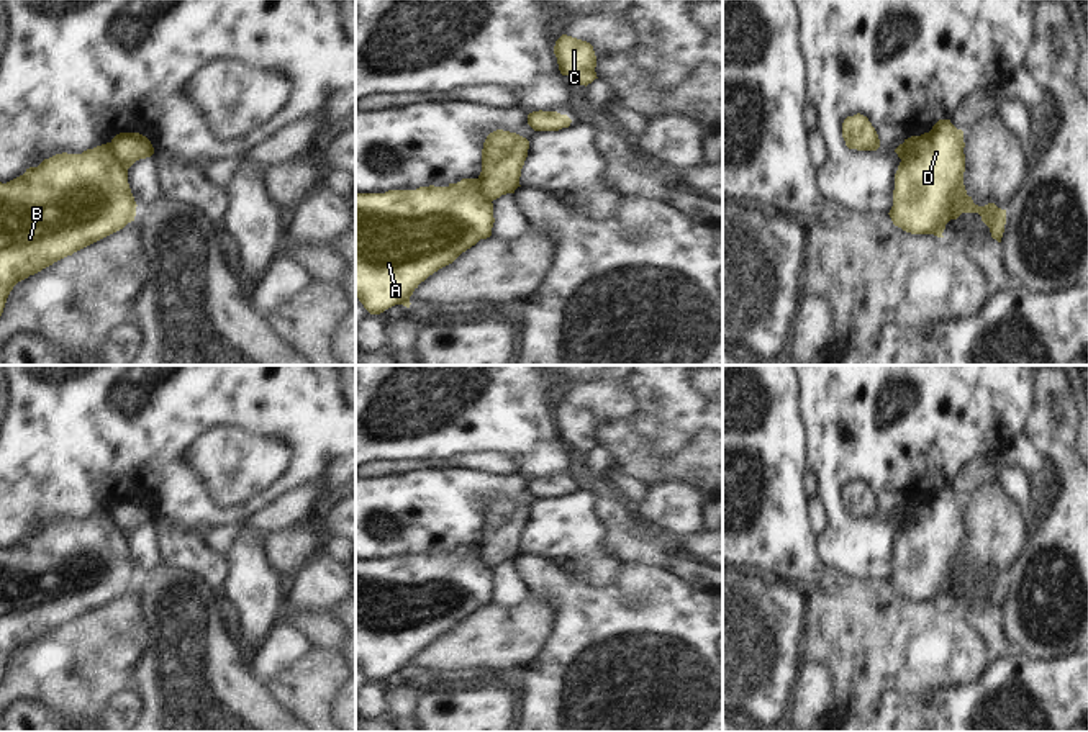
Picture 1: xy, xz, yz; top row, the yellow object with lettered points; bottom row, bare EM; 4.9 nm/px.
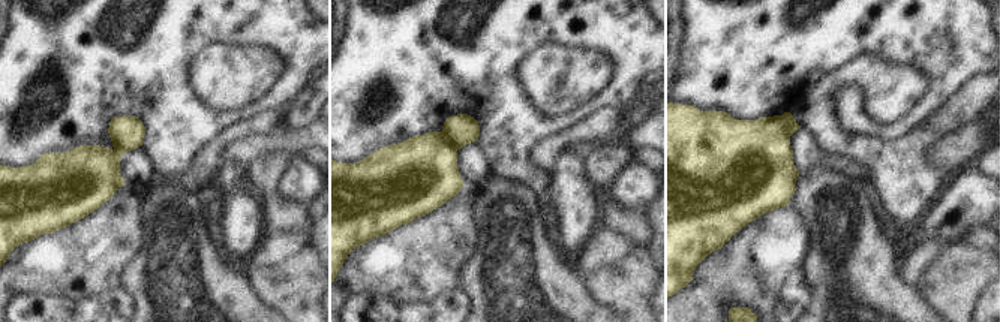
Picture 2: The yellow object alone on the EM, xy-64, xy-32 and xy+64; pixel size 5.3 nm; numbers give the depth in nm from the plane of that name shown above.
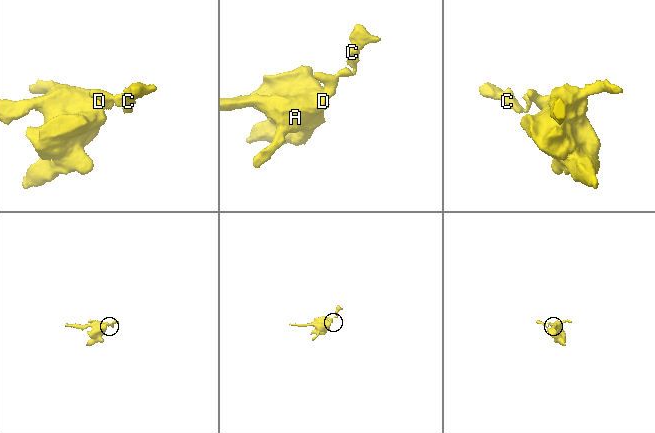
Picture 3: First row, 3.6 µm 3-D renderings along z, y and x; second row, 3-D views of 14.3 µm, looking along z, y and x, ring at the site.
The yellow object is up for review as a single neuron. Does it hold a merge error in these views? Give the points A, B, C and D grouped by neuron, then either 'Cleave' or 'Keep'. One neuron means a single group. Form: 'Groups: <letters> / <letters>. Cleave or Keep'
Groups: A B D / C. Cleave.

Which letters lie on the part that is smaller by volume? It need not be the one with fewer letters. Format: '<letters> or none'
C

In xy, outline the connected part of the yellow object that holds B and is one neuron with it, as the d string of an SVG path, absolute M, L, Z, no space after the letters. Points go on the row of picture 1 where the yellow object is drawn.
M110 142L82 154L56 154L16 178L0 182L0 316L18 282L123 229L134 221L136 206L128 170Z

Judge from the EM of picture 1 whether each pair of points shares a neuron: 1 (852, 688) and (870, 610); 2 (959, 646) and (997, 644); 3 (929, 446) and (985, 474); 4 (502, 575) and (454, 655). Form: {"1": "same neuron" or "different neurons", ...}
{"1": "same neuron", "2": "different neurons", "3": "different neurons", "4": "different neurons"}

